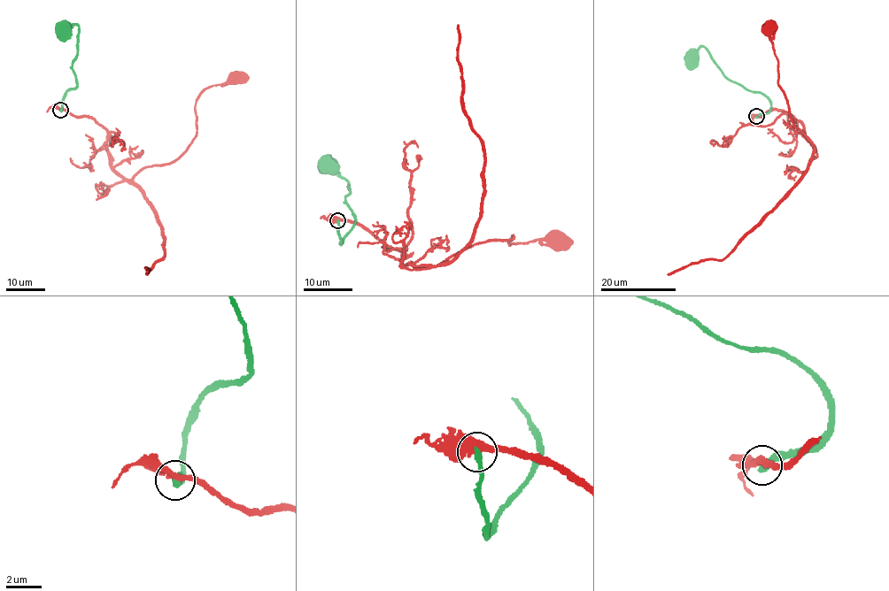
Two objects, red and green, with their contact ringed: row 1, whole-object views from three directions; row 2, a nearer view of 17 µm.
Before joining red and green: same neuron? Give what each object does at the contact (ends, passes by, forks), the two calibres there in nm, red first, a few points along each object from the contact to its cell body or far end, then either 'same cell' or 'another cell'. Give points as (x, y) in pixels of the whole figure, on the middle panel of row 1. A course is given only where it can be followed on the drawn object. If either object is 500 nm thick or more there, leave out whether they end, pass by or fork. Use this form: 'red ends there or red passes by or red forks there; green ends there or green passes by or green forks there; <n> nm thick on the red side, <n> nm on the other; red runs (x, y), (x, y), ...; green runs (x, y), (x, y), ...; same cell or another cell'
red passes by; green ends there; 360 nm thick on the red side, 320 nm on the other; red runs (338, 221), (360, 224), (401, 252), (403, 264), (439, 265), (513, 235), (508, 245), (553, 240); green runs (338, 221), (340, 244), (355, 221), (355, 217), (345, 200), (350, 194), (348, 182), (334, 174), (328, 165); another cell

